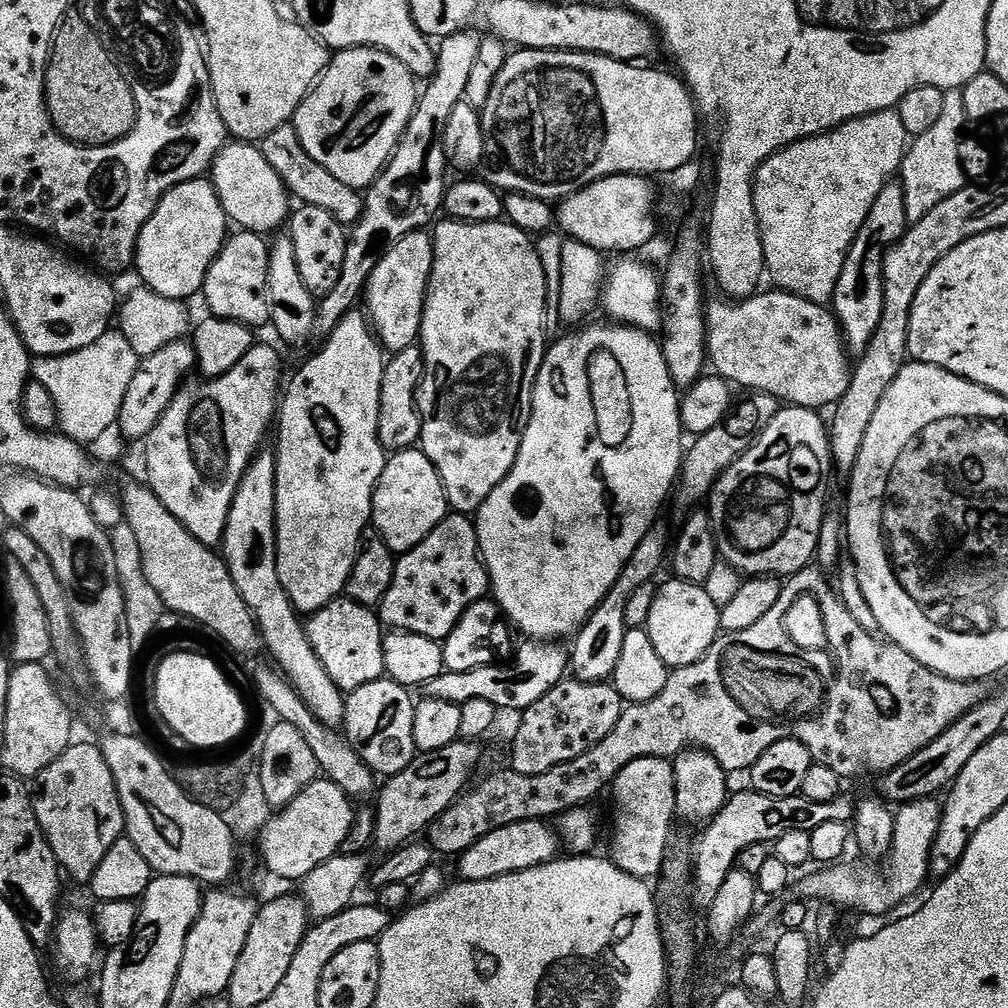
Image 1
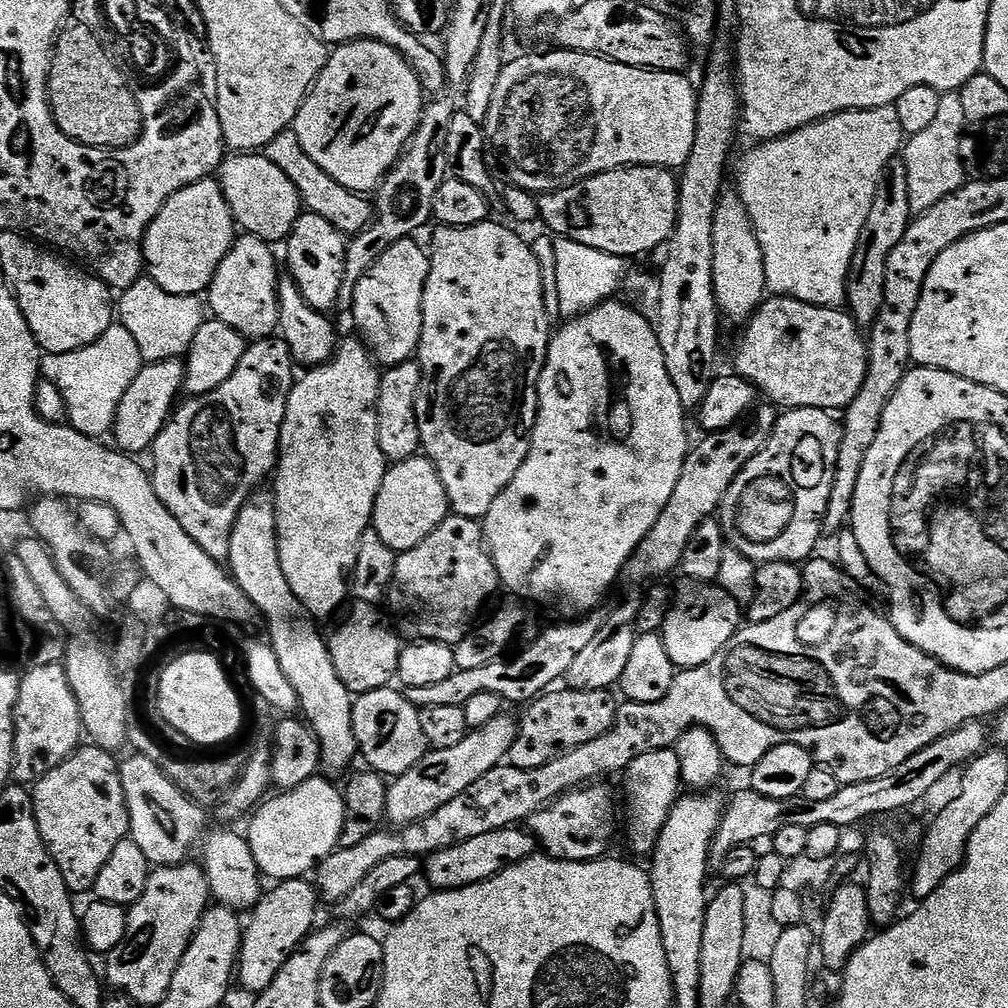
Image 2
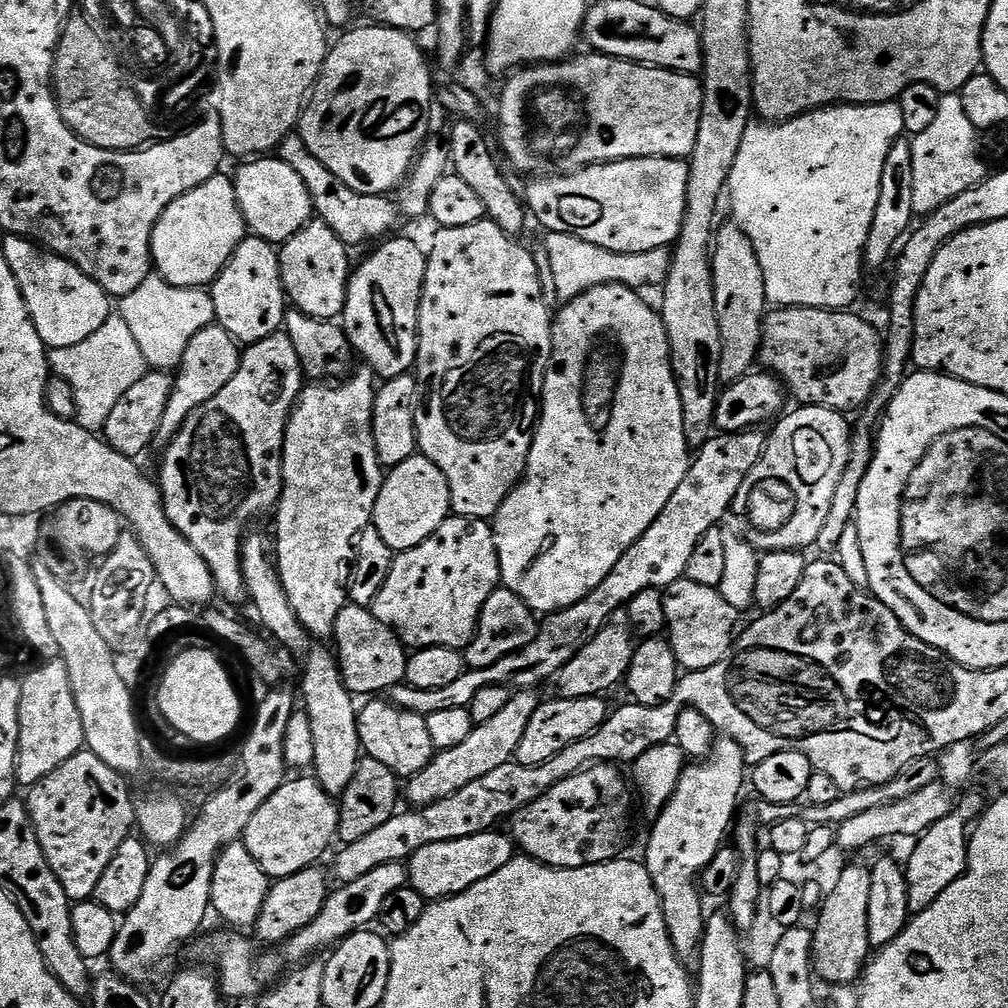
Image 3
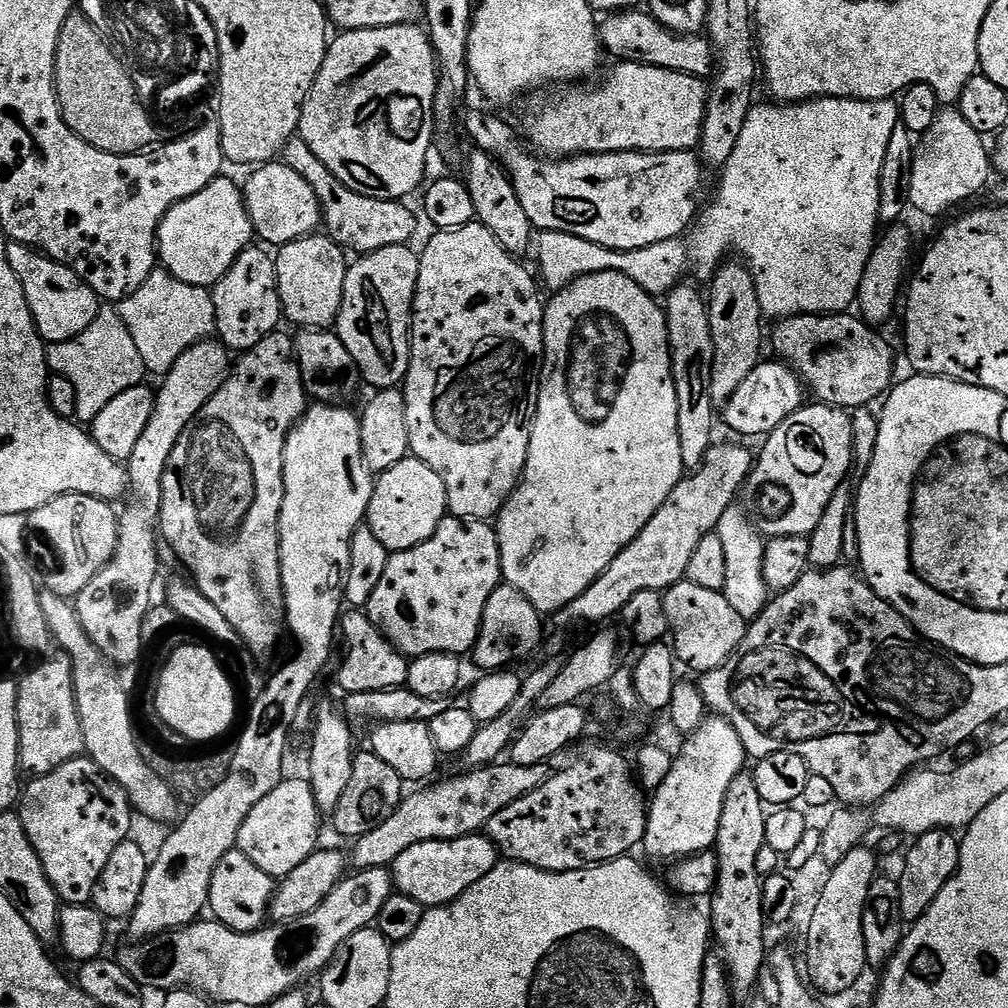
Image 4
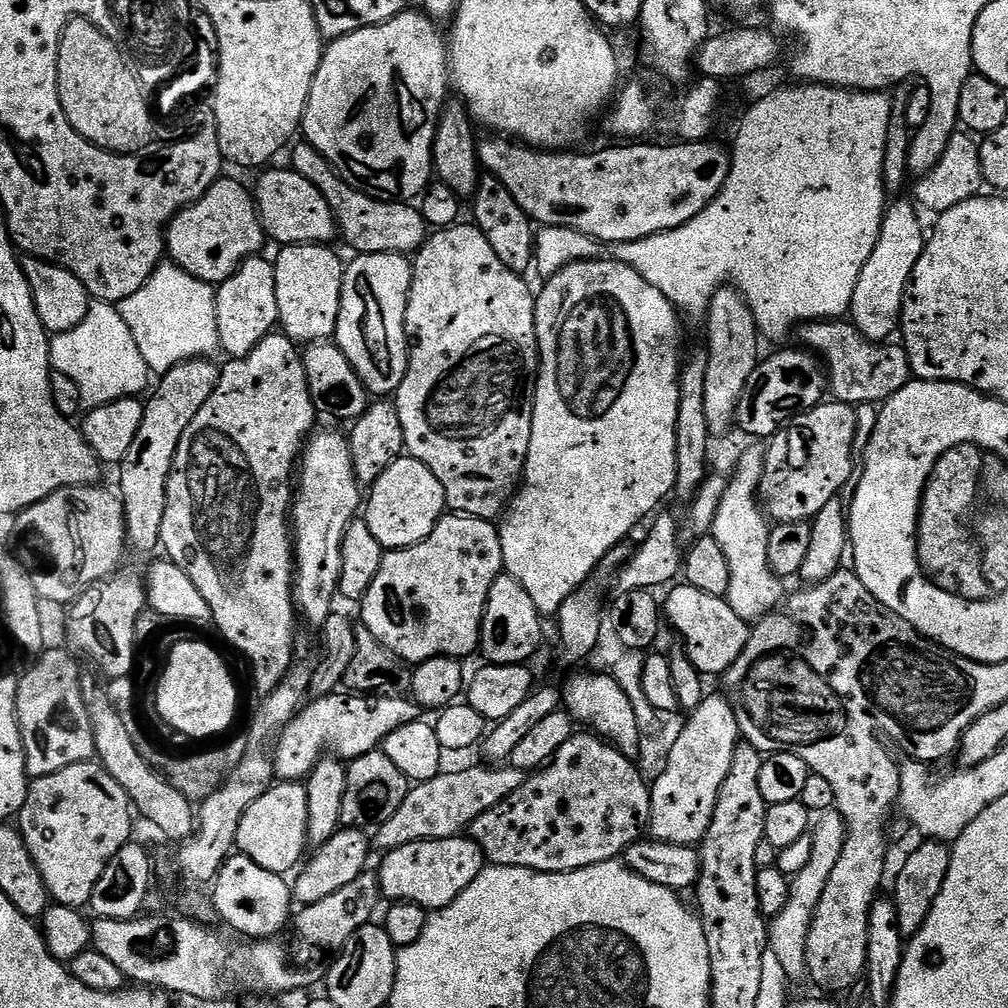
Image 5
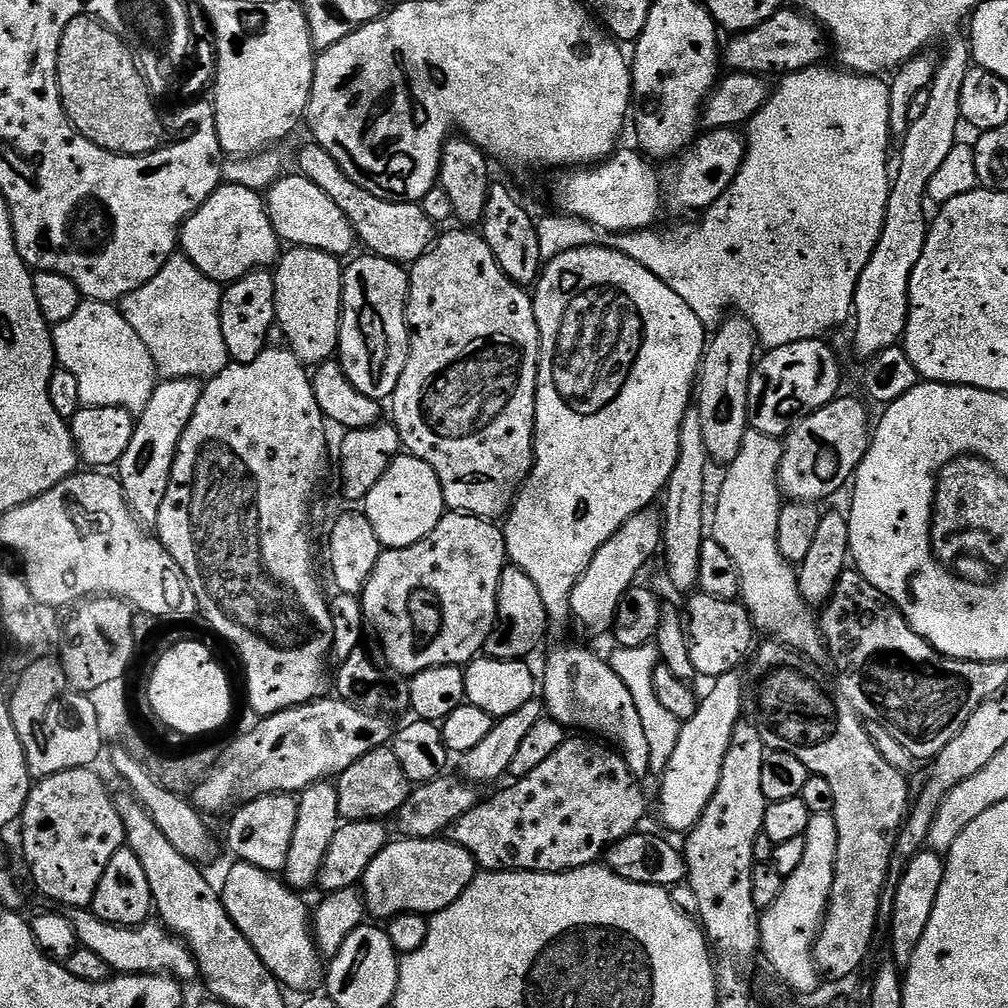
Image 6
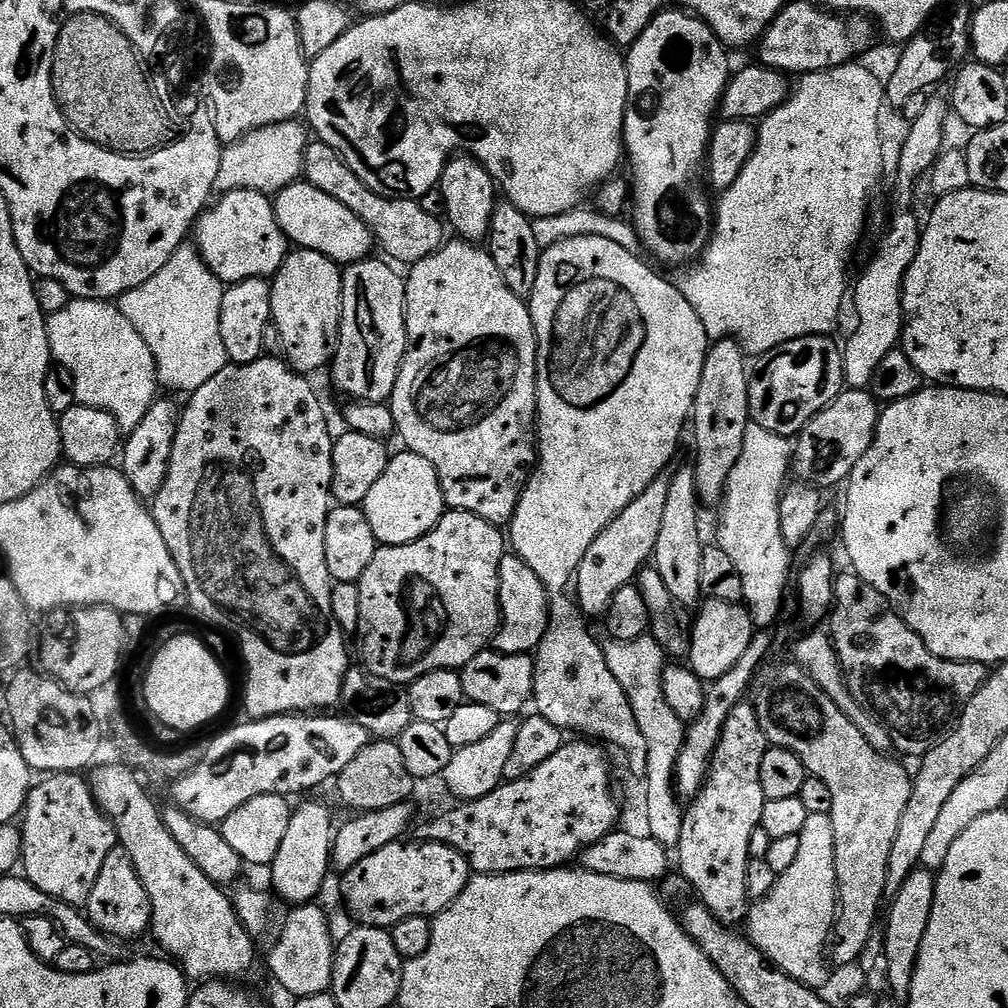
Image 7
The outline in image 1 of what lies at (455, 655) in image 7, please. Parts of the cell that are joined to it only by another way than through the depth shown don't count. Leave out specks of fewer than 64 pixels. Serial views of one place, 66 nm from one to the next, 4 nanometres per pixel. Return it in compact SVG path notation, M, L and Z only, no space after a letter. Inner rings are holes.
M452 514L445 518L421 544L397 559L392 585L378 605L378 615L389 629L422 634L431 640L443 642L452 633L456 623L464 617L464 611L470 605L485 599L489 592L488 570L480 554L476 525L467 515Z

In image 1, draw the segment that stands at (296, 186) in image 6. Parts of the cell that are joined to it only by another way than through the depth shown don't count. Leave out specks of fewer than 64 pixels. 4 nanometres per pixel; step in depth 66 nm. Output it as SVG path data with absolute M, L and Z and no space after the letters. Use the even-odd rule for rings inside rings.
M225 143L212 162L210 179L216 187L224 215L237 229L269 234L283 220L285 223L289 219L290 193L255 143Z

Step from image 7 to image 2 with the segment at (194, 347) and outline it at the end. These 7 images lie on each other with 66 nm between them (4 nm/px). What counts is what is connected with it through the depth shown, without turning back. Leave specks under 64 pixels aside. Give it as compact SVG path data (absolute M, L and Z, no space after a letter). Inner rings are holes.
M150 278L134 281L118 296L119 323L124 324L130 334L134 334L141 358L150 364L183 357L205 319L206 304L200 296L166 294L166 290L162 290L162 286Z

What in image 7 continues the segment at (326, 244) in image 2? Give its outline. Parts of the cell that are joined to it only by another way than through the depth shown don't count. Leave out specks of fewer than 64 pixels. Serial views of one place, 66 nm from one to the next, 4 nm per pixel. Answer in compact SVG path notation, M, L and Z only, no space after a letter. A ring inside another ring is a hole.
M296 248L289 251L276 275L271 277L272 285L272 324L274 332L280 335L284 347L283 359L289 368L301 374L327 369L331 365L336 347L340 345L340 303L344 297L344 282L341 265L314 250Z

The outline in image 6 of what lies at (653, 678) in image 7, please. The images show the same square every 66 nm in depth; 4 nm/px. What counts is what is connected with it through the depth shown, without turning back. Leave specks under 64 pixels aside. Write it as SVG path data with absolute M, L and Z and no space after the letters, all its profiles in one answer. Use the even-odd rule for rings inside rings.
M643 644L640 647L619 647L608 661L632 695L641 717L644 737L650 747L650 771L653 775L659 776L664 772L671 755L674 754L682 723L675 718L674 714L671 714L670 710L663 709L662 704L657 700L657 694L654 693L653 672L660 663L659 652L652 644Z

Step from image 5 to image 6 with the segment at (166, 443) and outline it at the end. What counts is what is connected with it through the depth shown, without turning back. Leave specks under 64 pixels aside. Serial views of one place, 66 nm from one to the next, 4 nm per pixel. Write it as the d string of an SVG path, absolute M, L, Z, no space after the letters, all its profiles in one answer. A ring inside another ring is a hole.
M198 378L161 381L150 402L138 414L134 438L130 438L130 446L126 446L126 454L122 454L118 465L118 479L130 510L145 525L155 525L158 510L162 510L162 498L166 498L178 442L182 442L182 434L202 392L203 383Z

